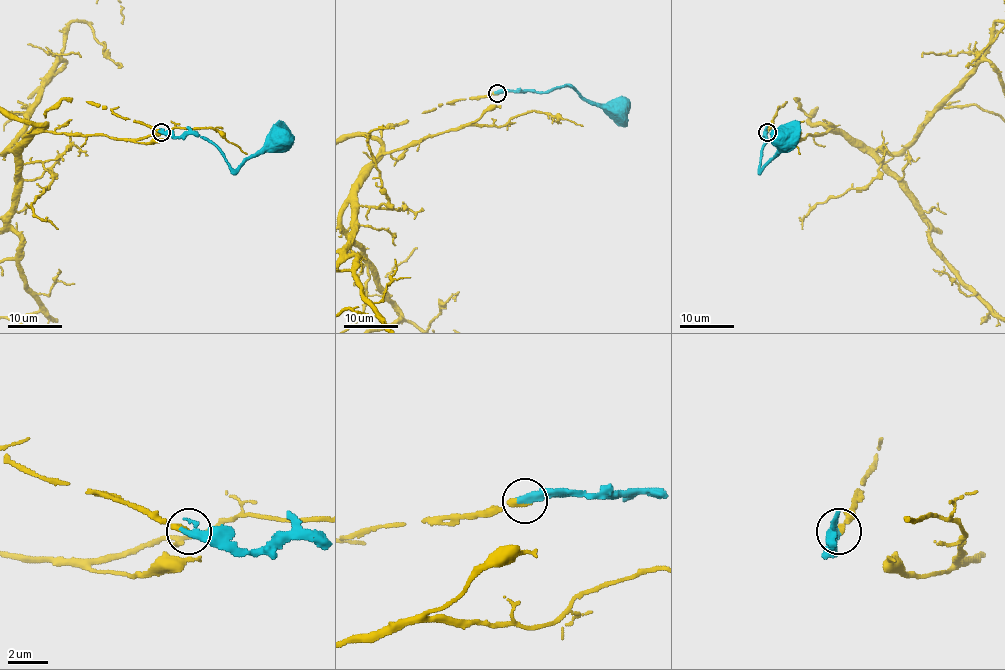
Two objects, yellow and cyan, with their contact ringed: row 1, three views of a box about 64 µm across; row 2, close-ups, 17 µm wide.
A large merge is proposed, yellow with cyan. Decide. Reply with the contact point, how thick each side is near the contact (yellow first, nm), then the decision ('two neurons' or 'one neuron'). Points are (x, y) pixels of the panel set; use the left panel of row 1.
place (161, 132); calibres 280 and 440 nm; one neuron

